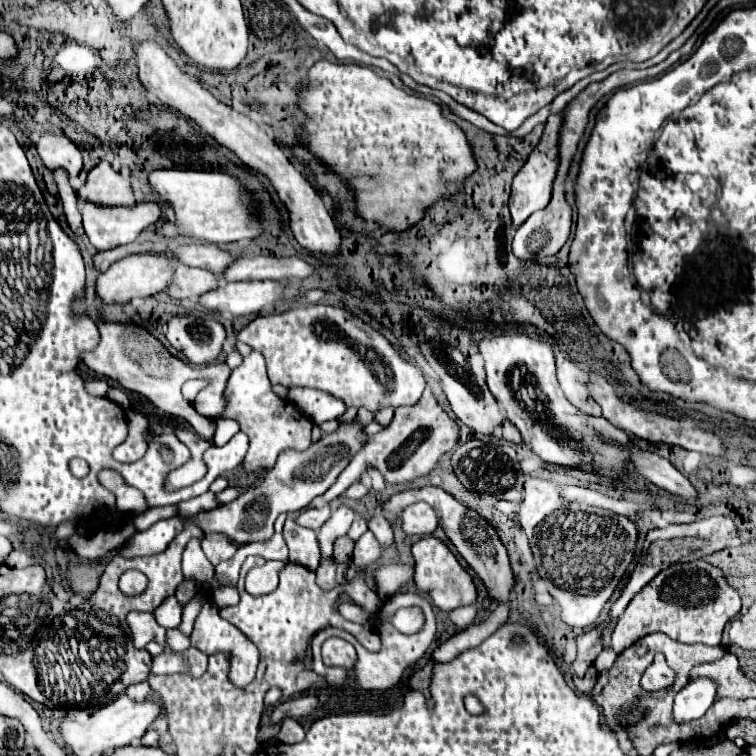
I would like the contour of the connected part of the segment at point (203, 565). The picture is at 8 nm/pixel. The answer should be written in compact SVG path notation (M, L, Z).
M193 537L189 541L189 547L183 555L183 575L187 579L197 579L197 581L209 581L213 577L213 565L205 557L201 549L201 539Z

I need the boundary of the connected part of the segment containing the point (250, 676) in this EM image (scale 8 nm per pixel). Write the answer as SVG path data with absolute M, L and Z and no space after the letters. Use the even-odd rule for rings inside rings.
M205 597L205 605L197 616L189 638L193 647L197 647L199 651L203 651L207 655L215 655L215 653L229 655L229 681L233 685L247 687L255 679L255 671L257 671L257 663L259 663L259 649L237 627L233 627L229 621L219 617L219 607L215 605L215 601L211 597Z

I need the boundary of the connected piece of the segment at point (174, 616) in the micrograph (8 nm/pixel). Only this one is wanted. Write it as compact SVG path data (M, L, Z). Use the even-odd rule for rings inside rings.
M169 597L165 599L157 611L155 611L155 619L159 625L163 625L165 629L173 629L178 627L182 618L183 607L177 601L177 597Z

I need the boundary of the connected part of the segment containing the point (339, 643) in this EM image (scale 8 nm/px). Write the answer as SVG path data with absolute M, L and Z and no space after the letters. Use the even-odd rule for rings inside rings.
M329 637L323 643L323 661L325 661L325 665L353 667L353 663L355 663L355 649L345 639Z

